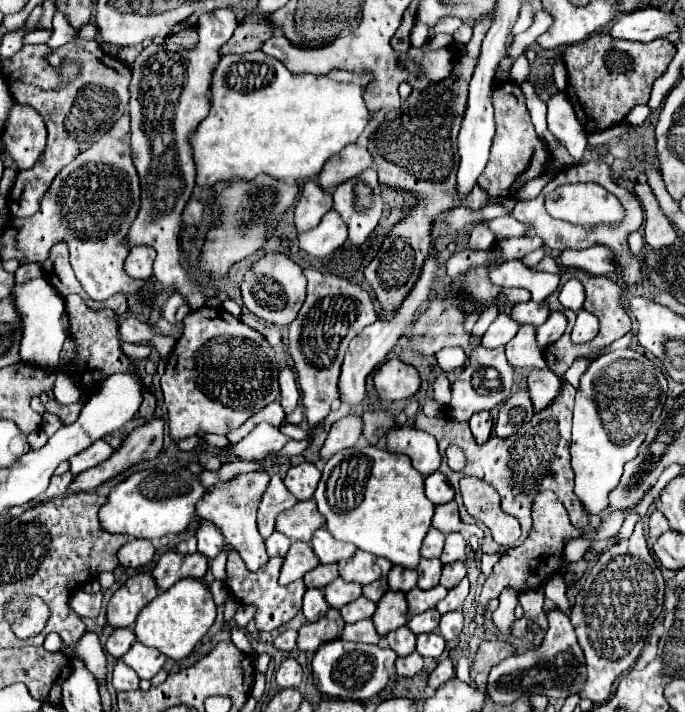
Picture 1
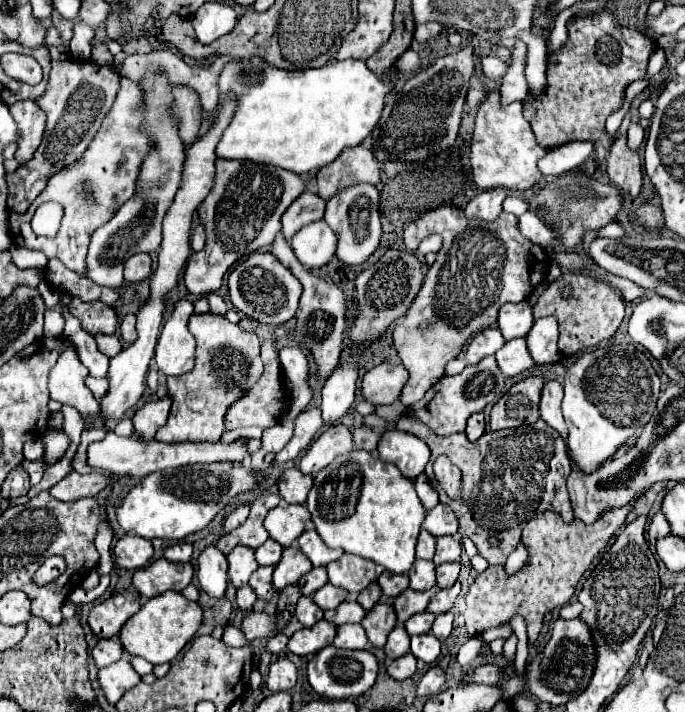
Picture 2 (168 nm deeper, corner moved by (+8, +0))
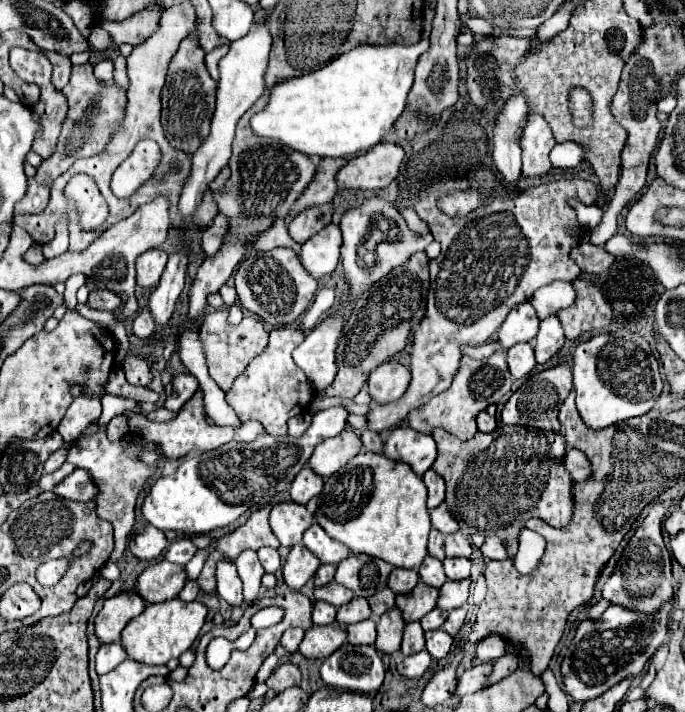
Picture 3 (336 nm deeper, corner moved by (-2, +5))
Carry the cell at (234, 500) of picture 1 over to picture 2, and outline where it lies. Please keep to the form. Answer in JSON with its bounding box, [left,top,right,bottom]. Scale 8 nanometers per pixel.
[228,547,258,589]

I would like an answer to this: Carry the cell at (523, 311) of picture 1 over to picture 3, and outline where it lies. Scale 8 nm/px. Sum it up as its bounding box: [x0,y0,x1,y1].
[498,302,540,350]

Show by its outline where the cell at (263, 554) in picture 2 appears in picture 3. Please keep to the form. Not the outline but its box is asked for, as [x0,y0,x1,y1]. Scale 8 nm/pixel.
[258,548,280,574]

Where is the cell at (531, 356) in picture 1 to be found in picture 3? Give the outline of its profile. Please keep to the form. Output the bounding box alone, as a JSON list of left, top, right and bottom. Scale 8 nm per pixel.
[506,342,536,379]

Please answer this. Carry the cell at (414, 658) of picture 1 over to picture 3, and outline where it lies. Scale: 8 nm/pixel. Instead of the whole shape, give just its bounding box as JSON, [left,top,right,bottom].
[398,650,430,678]

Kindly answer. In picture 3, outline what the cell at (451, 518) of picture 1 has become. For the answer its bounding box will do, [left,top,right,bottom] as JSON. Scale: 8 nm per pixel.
[430,504,460,534]

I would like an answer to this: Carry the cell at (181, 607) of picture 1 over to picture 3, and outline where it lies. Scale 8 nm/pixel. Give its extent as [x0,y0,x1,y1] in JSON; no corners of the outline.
[120,598,208,666]

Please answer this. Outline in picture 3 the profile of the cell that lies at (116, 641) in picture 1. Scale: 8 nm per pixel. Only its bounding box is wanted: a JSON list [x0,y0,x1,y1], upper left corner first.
[96,642,126,676]

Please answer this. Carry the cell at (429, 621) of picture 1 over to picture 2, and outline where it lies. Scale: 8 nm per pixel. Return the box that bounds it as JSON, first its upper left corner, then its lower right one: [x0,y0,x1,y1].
[406,611,434,635]

